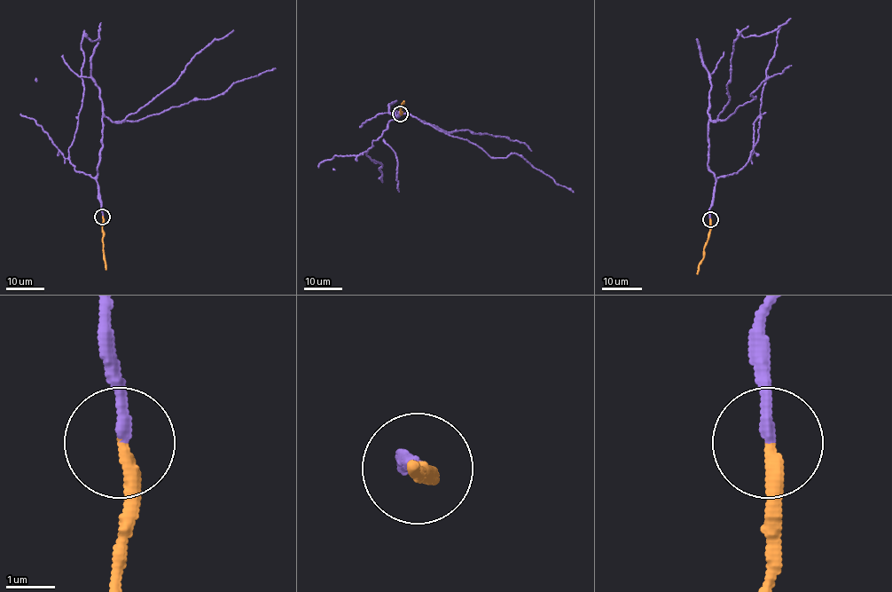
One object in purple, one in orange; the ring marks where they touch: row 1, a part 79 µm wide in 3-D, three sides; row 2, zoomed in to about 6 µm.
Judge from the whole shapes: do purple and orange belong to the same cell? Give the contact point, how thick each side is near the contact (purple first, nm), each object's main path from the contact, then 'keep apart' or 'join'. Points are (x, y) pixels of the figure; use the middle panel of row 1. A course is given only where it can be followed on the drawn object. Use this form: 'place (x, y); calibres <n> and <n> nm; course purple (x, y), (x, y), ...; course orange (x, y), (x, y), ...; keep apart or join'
place (400, 114); calibres 240 and 280 nm; course purple (400, 114), (394, 119), (397, 111), (411, 114), (445, 133), (476, 144), (491, 157), (517, 153), (573, 192); course orange (400, 114), (403, 101); join

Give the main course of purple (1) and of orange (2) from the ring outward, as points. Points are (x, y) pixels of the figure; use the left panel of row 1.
1: (102, 217), (96, 176), (104, 116), (113, 122), (137, 122), (193, 99), (209, 99), (237, 82), (275, 67)
2: (102, 217), (105, 270)

